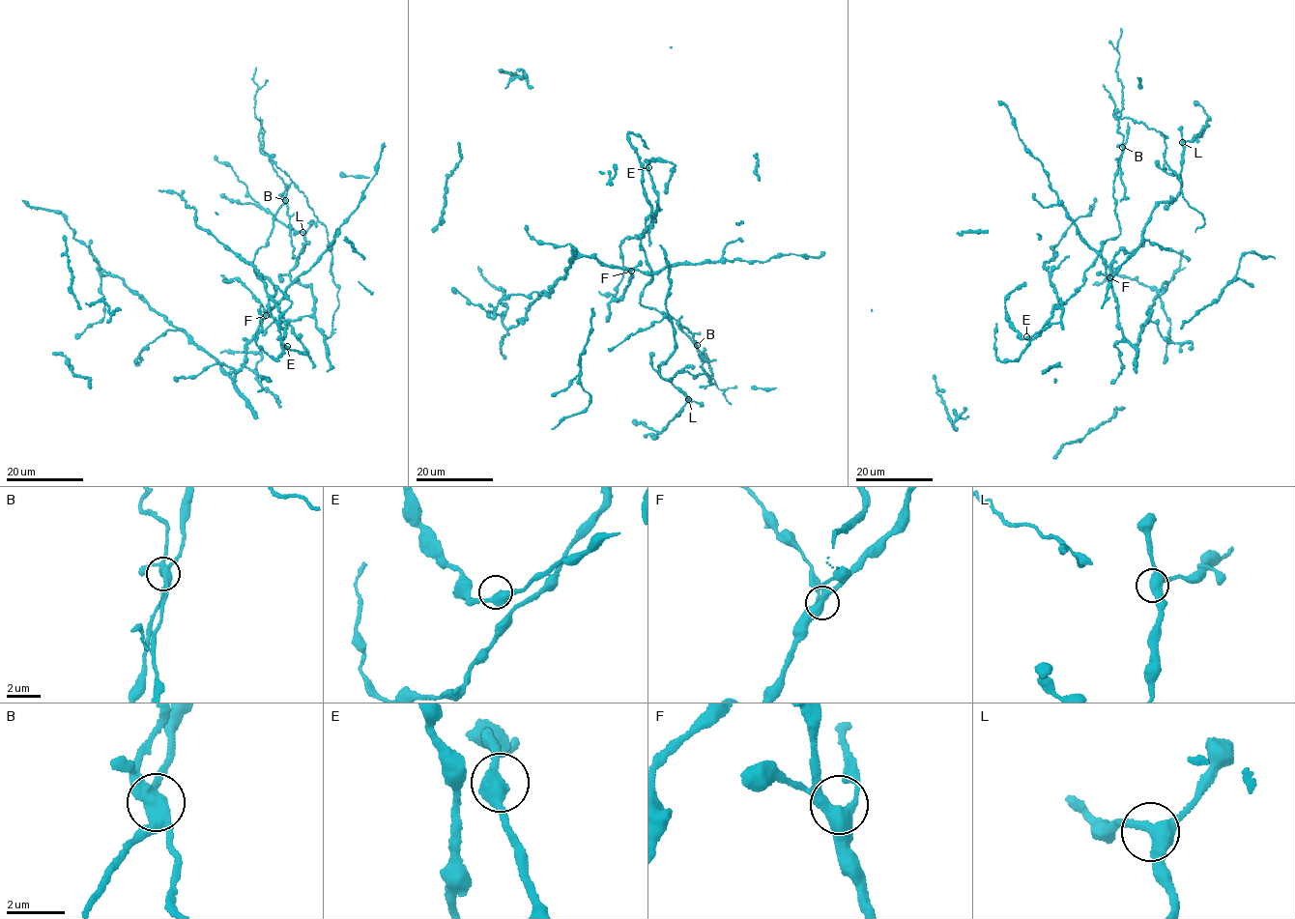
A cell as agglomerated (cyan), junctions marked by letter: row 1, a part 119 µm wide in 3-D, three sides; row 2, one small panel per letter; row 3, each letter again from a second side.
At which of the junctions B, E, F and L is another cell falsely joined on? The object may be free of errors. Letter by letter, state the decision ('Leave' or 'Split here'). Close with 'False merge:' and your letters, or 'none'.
B: Split here
E: Leave
F: Leave
L: Leave
False merge: B

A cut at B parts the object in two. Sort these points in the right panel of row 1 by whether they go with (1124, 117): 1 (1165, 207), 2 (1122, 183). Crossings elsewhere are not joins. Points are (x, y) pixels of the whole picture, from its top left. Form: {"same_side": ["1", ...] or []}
{"same_side": ["2"]}

